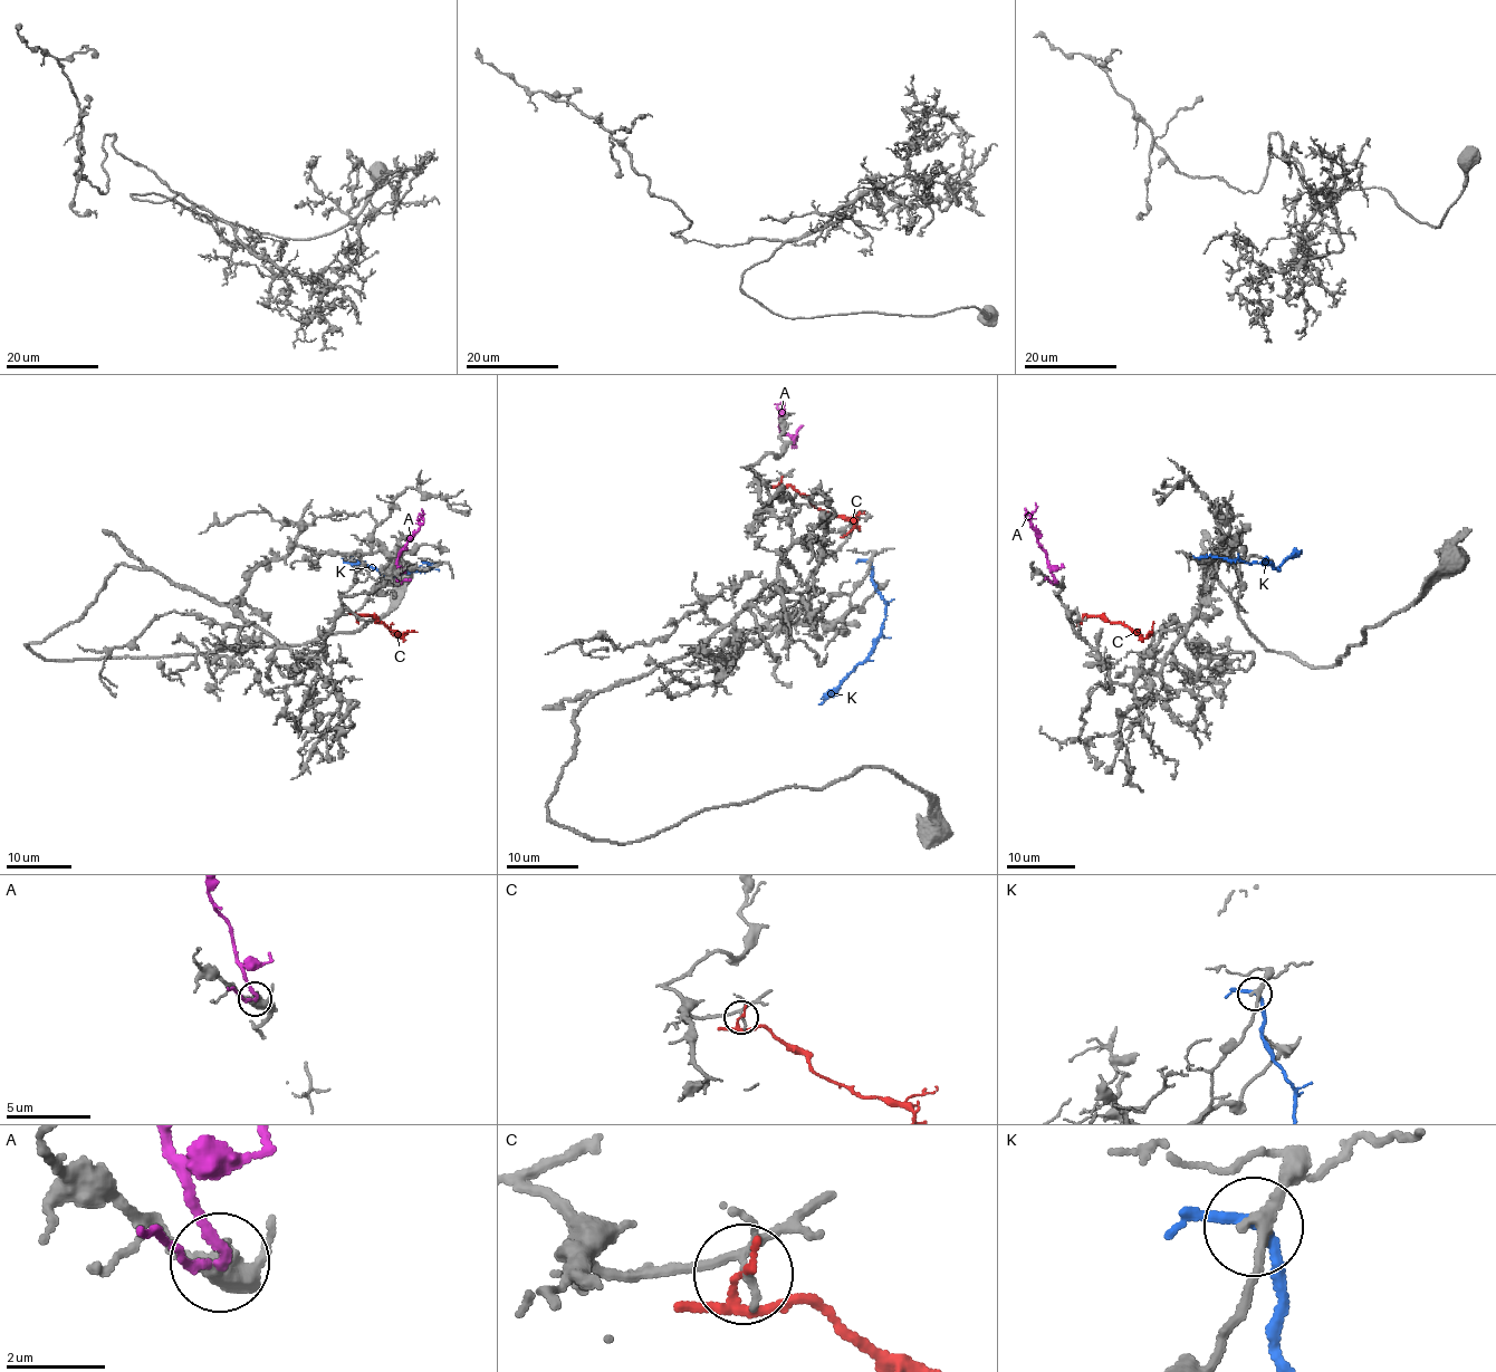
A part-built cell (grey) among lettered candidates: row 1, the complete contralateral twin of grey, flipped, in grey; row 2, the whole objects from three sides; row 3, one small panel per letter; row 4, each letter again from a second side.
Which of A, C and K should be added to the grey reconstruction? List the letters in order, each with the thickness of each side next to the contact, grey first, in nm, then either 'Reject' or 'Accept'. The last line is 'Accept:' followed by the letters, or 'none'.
A: Thickness 240 nm (grey) against 170 nm. Accept
C: Thickness 140 nm (grey) against 140 nm. Reject
K: Thickness 240 nm (grey) against 220 nm. Reject
Accept: A

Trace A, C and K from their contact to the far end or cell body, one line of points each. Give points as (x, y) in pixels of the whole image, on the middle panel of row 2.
A: (793, 441), (780, 433), (778, 427), (784, 409), (779, 413)
C: (780, 482), (809, 498), (816, 508), (853, 524), (852, 529), (841, 537)
K: (869, 562), (873, 585), (885, 605), (882, 635), (842, 684), (818, 704)

